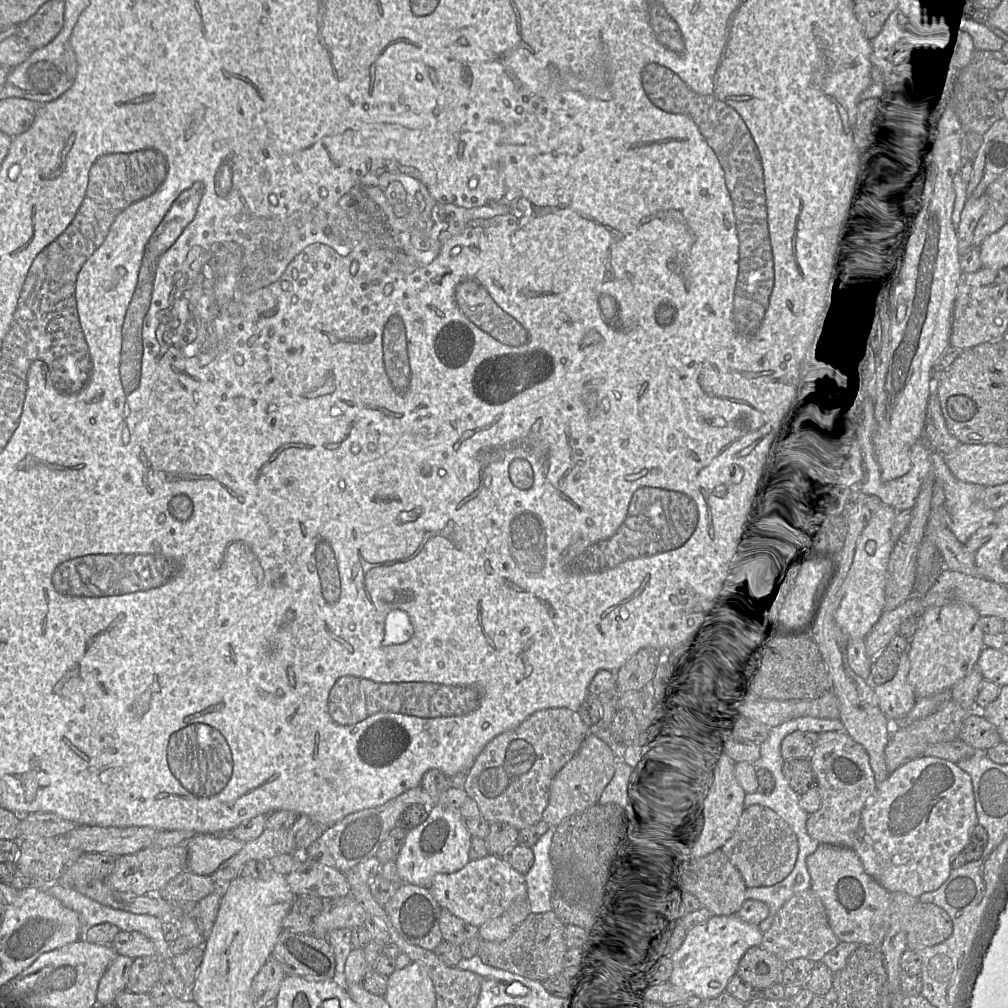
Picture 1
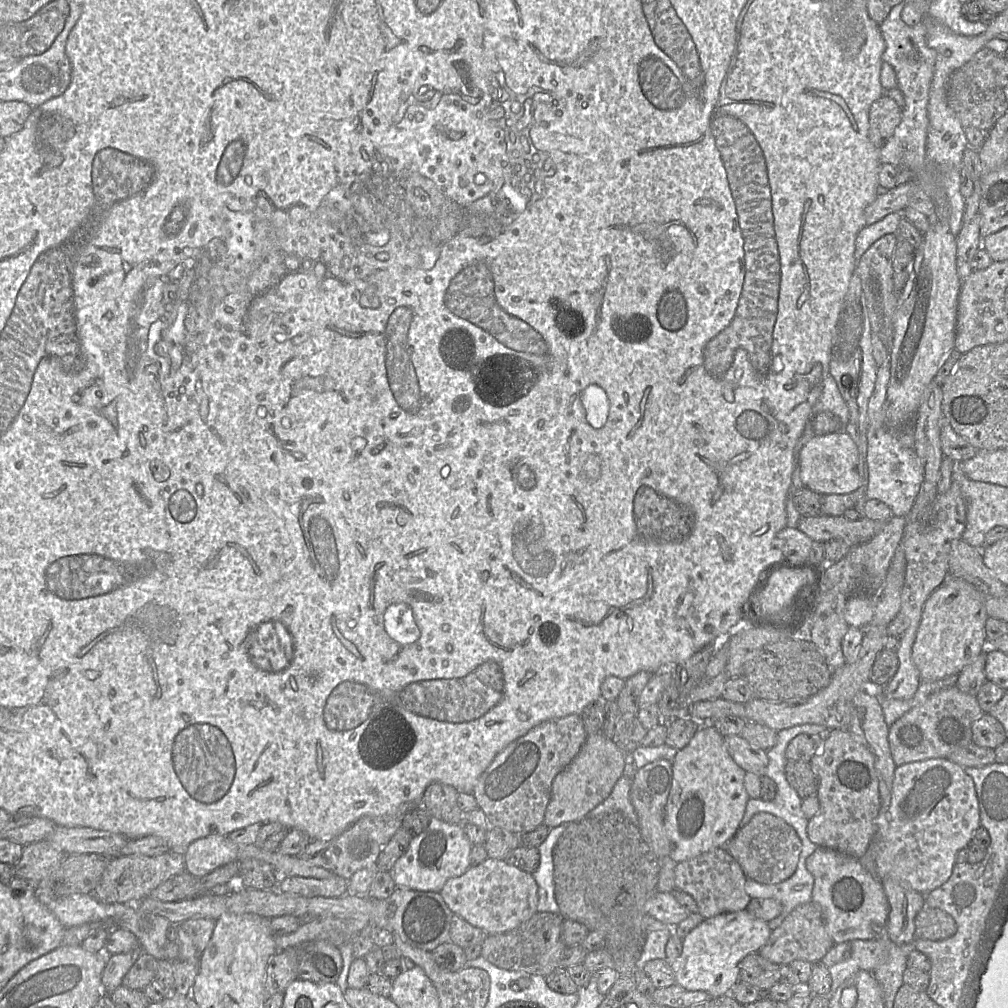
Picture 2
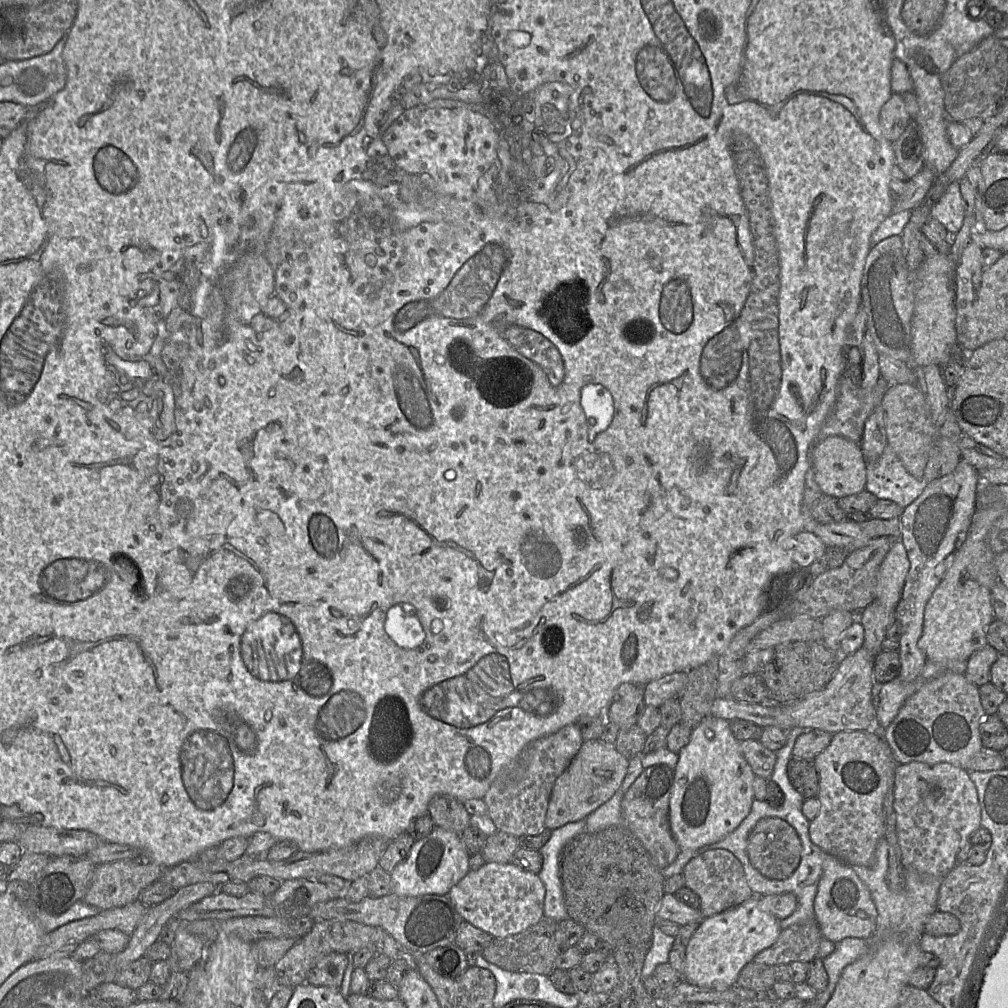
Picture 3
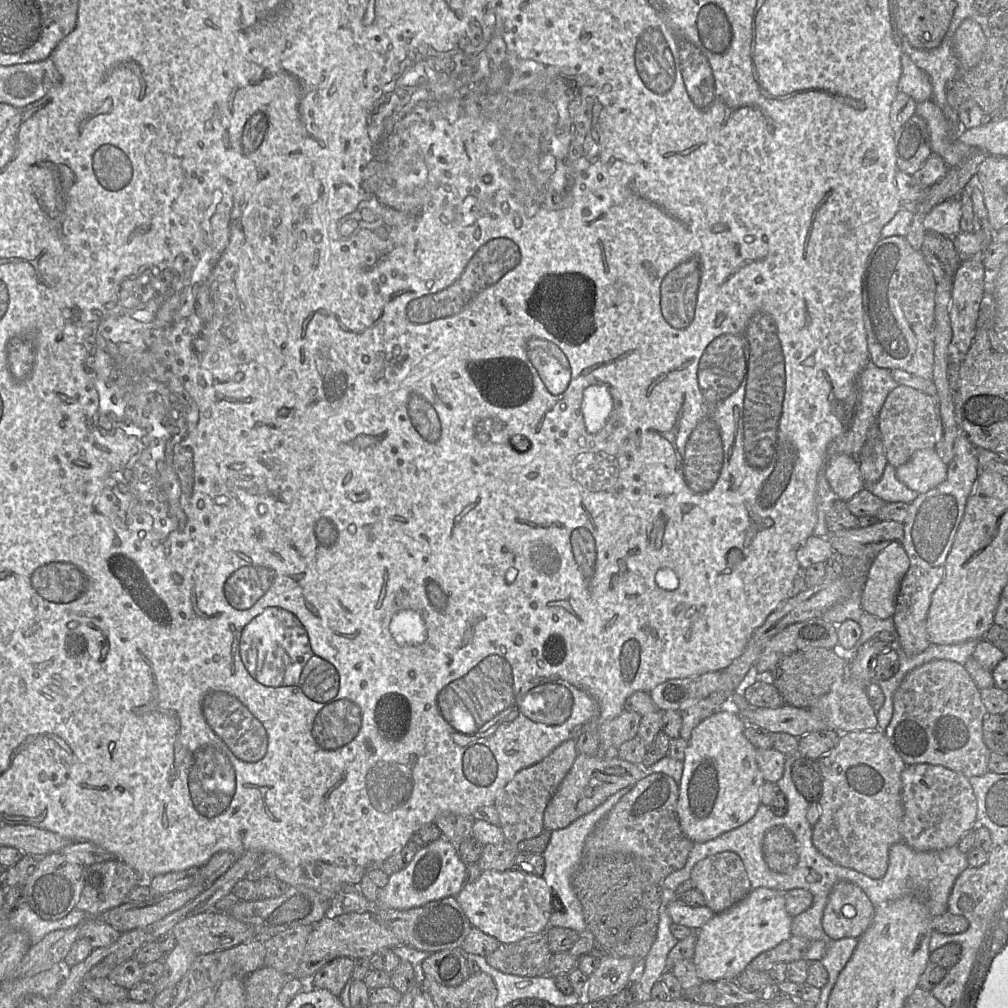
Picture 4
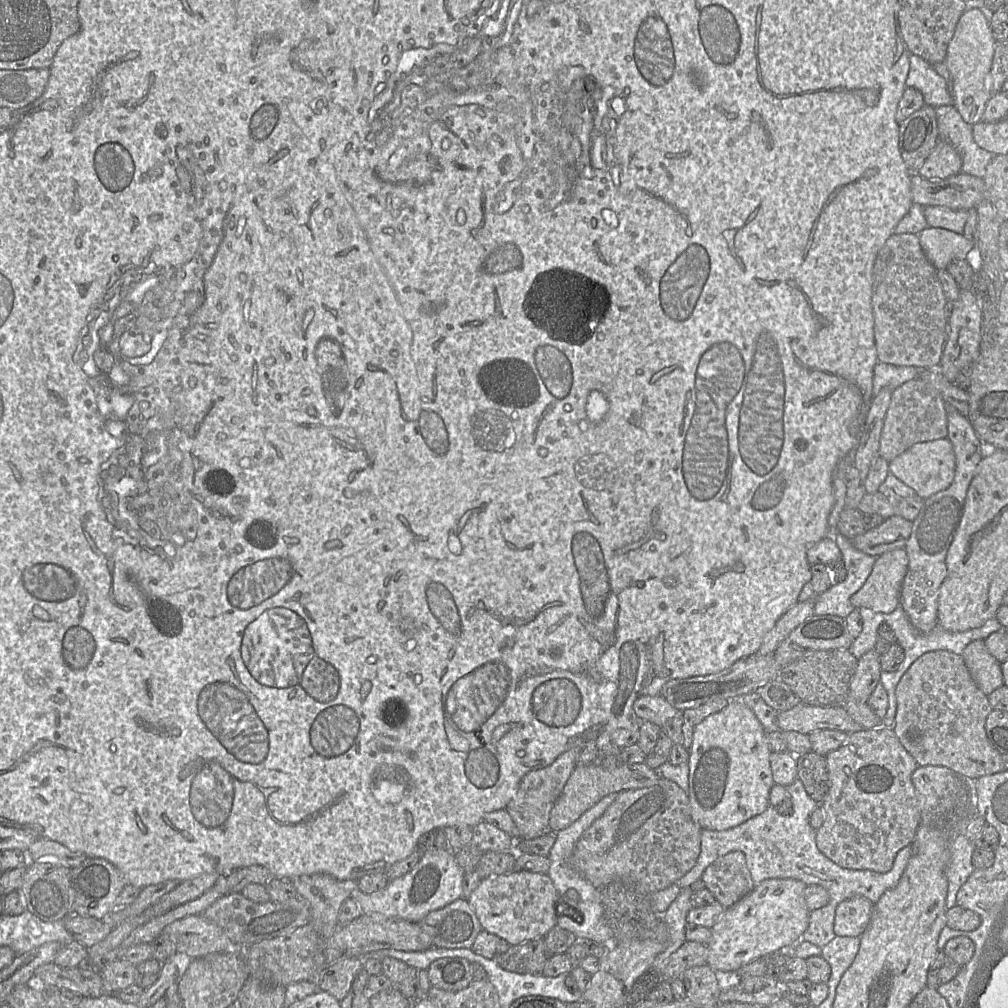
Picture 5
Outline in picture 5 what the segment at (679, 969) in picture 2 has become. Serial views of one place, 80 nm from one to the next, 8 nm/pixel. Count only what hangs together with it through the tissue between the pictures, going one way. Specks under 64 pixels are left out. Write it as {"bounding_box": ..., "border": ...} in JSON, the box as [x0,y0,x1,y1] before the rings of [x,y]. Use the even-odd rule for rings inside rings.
{"bounding_box":[706,879,810,979],"border":[[[766,879],[755,885],[748,895],[726,909],[711,928],[706,965],[723,979],[736,979],[733,975],[752,960],[791,950],[809,925],[810,911],[804,899],[806,887],[795,879]]]}

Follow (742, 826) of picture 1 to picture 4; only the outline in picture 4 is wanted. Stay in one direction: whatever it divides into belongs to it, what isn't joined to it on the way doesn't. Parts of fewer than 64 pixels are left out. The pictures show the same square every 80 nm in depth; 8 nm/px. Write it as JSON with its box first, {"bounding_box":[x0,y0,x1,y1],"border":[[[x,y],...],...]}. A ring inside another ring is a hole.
{"bounding_box":[762,827,798,873],"border":[[[774,827],[762,841],[763,857],[770,870],[788,873],[798,861],[796,841],[793,834],[784,827]]]}

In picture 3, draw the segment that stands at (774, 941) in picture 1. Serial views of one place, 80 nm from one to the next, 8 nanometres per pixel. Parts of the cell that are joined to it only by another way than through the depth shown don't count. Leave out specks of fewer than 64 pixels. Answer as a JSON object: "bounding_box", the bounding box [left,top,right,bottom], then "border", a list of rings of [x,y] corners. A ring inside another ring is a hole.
{"bounding_box":[753,919,823,966],"border":[[[816,919],[782,929],[777,941],[758,953],[753,961],[769,966],[811,962],[817,957],[823,936]]]}

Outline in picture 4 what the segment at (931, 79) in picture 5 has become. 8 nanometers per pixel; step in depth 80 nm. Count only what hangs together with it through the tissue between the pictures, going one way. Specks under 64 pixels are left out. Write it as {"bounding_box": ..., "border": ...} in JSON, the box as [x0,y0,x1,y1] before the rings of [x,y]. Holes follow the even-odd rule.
{"bounding_box":[899,53,933,103],"border":[[[905,53],[901,55],[901,64],[899,92],[912,97],[917,103],[931,100],[933,87],[926,72],[919,68]]]}

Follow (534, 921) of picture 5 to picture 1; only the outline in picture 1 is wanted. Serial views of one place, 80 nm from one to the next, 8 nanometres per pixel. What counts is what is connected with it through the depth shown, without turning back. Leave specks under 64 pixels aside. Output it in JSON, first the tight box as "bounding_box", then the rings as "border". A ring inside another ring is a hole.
{"bounding_box":[429,853,527,927],"border":[[[491,853],[482,859],[470,860],[456,872],[436,874],[429,890],[442,908],[476,927],[502,915],[515,900],[527,898],[525,876]]]}

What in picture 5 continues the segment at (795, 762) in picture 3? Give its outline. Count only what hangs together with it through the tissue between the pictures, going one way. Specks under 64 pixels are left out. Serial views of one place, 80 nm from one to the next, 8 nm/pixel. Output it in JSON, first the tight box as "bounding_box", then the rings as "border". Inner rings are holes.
{"bounding_box":[797,752,830,804],"border":[[[814,752],[797,757],[798,779],[804,785],[808,795],[821,804],[830,788],[826,756]]]}

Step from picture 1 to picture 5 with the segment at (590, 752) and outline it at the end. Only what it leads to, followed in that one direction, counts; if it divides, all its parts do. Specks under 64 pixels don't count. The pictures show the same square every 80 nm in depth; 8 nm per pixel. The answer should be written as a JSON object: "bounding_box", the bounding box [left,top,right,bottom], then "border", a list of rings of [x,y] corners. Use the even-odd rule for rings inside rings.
{"bounding_box":[549,762,662,832],"border":[[[645,762],[633,764],[620,763],[616,767],[603,767],[595,764],[576,764],[561,794],[551,809],[549,828],[553,832],[558,832],[576,821],[585,811],[595,805],[603,797],[611,793],[652,786],[656,784],[660,778],[662,777],[657,771],[648,767]]]}

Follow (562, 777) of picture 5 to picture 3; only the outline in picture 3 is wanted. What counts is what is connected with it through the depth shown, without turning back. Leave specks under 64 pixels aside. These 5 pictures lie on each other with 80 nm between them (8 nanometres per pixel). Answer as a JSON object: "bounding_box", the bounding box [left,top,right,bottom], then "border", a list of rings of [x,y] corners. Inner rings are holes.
{"bounding_box":[483,724,582,837],"border":[[[569,724],[550,735],[527,744],[521,752],[502,768],[483,800],[487,815],[498,831],[515,837],[537,835],[545,828],[545,817],[556,779],[569,766],[582,746],[578,724]]]}

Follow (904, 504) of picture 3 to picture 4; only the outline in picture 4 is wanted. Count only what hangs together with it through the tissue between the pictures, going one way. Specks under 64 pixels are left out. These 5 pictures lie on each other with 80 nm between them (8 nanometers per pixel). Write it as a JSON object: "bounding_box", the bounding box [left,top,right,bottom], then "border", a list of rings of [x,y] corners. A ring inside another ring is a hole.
{"bounding_box":[864,463,920,504],"border":[[[889,463],[881,478],[875,483],[865,485],[864,488],[886,503],[904,502],[910,504],[920,495],[918,491],[910,489],[897,478],[896,467]]]}

